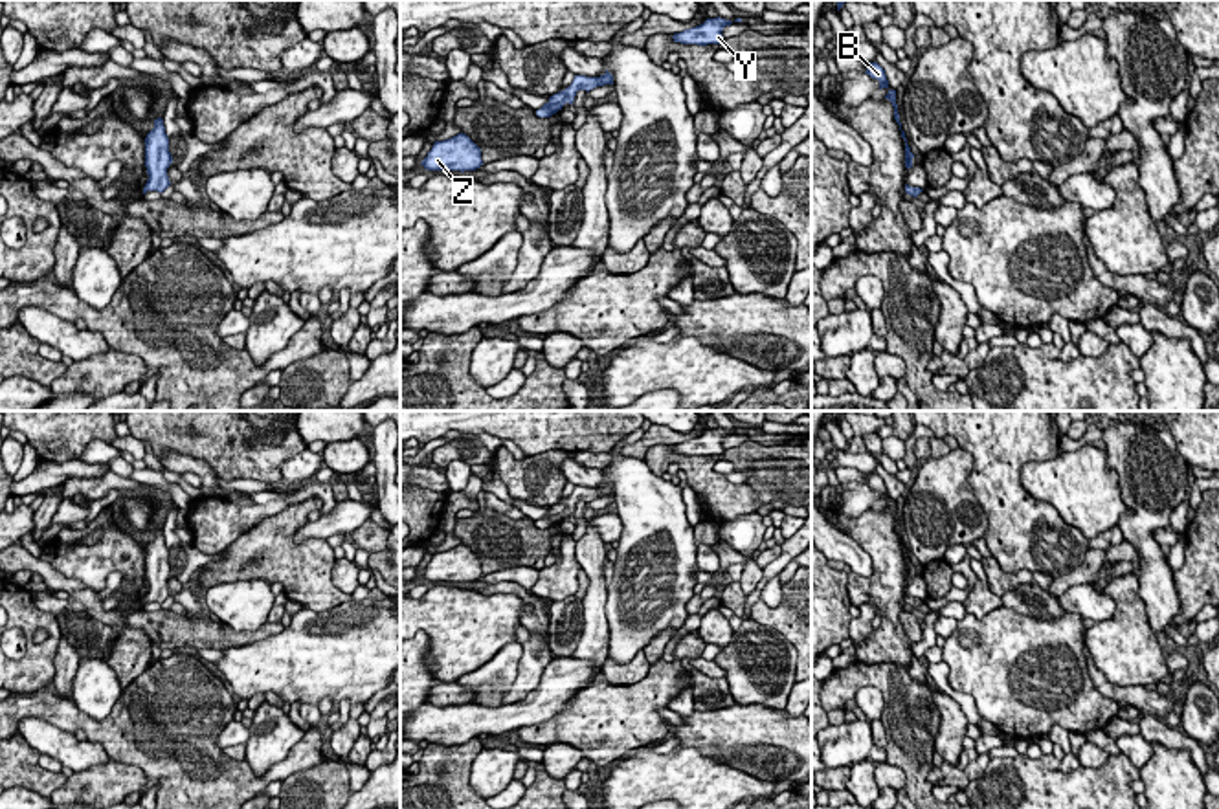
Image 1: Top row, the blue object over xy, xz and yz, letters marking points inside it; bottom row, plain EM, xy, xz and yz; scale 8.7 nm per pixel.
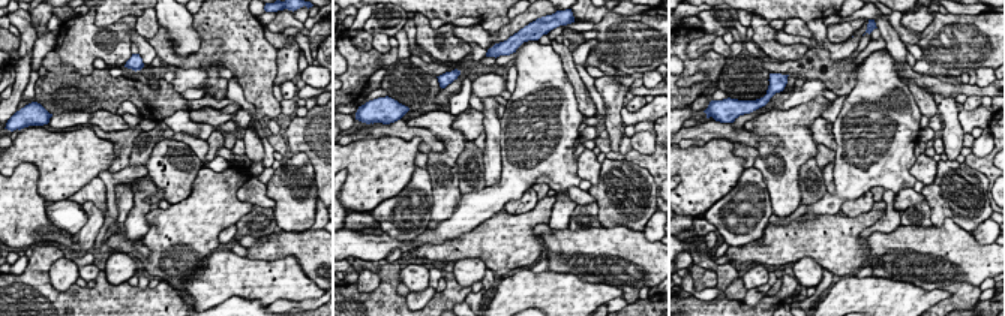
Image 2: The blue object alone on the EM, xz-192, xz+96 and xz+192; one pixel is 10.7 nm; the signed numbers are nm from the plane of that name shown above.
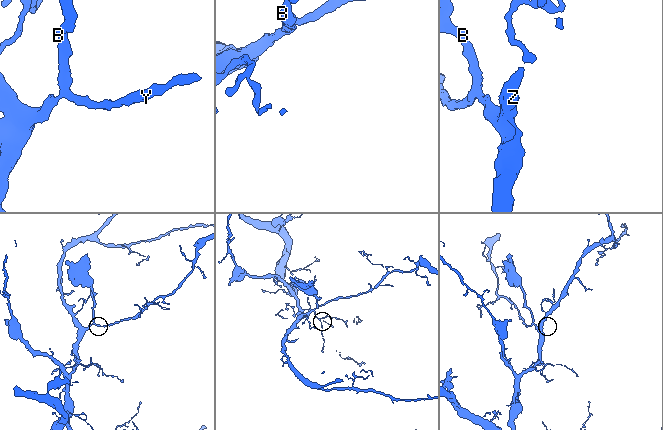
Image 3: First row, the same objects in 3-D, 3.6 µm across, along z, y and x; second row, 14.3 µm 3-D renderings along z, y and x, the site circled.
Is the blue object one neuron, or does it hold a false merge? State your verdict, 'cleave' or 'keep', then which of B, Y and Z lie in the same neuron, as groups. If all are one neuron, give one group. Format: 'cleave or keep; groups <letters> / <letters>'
keep; groups B Y Z

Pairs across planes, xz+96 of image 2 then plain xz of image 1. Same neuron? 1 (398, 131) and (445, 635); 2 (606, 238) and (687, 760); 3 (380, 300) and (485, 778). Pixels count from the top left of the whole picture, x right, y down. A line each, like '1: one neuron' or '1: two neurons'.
1: two neurons
2: two neurons
3: two neurons

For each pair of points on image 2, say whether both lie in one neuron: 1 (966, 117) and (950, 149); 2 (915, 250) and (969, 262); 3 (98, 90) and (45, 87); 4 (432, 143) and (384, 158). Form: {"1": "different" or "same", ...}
{"1": "different", "2": "same", "3": "same", "4": "different"}

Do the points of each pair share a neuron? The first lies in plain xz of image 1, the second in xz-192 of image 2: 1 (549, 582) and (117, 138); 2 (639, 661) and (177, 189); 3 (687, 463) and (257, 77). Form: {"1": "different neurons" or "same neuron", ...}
{"1": "different neurons", "2": "same neuron", "3": "same neuron"}

